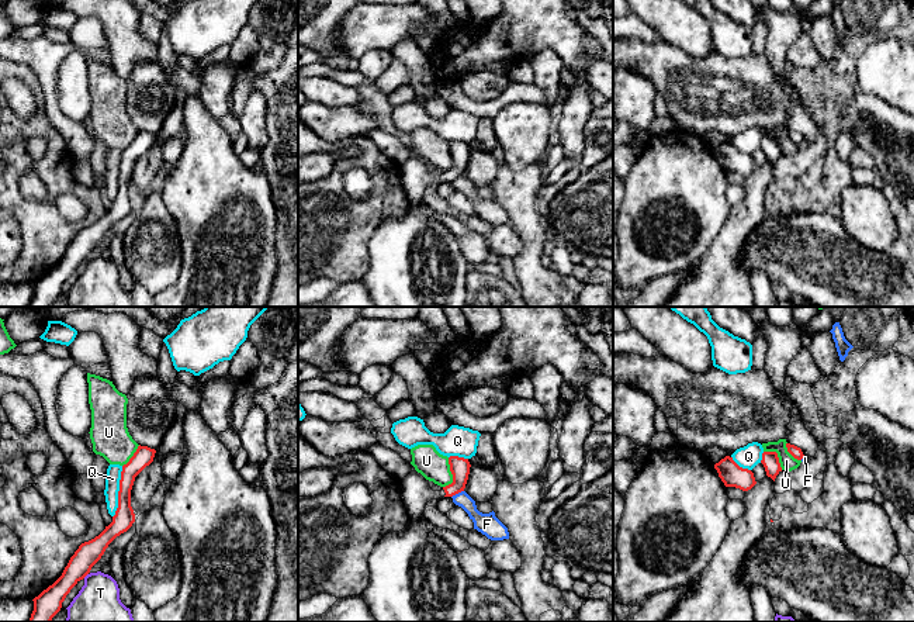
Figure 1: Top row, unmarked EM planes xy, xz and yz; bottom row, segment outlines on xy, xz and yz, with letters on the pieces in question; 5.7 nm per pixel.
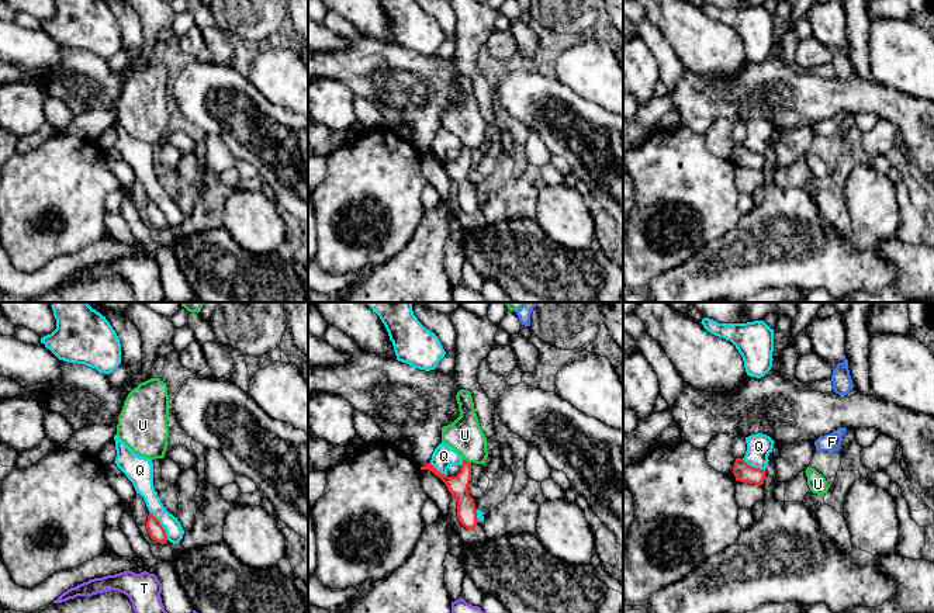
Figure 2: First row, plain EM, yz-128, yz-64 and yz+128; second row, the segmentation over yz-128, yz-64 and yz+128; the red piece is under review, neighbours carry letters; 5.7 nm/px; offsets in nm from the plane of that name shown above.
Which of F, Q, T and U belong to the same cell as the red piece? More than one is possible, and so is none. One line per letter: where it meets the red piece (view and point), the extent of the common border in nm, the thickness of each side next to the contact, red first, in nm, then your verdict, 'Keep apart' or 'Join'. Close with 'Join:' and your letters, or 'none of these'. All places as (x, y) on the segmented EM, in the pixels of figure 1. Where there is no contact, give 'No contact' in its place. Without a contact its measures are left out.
F: Touches red at xz (457, 493). Shared border 80 nm. Thickness 110 nm (red) against 120 nm. Keep apart
Q: Touches red at xy (118, 491). Shared border 300 nm. Thickness 120 nm (red) against 80 nm. Keep apart
T: Touches red at xy (85, 576). Shared border 40 nm. Thickness 140 nm (red) against 340 nm. Keep apart
U: Touches red at xz (452, 473). Shared border 180 nm. Thickness 110 nm (red) against 160 nm. Keep apart
Join: none of these

